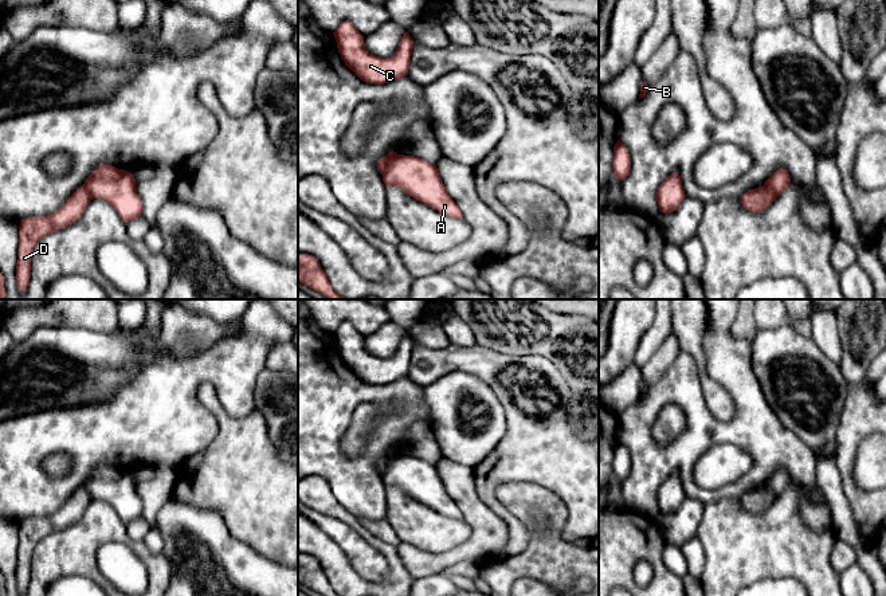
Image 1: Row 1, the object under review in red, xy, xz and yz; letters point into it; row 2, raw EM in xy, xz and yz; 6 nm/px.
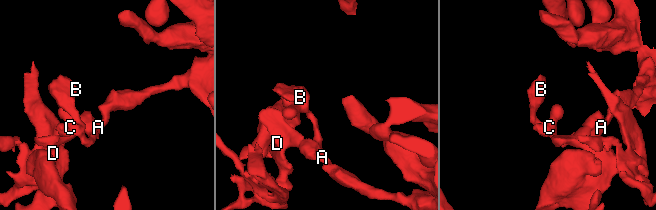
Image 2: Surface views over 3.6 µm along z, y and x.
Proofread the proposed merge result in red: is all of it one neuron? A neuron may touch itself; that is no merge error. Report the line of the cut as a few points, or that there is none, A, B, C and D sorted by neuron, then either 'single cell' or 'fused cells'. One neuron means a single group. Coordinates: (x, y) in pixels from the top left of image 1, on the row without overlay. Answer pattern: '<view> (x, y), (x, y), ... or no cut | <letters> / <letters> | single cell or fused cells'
xz (396, 454), (383, 475) | A B C / D | fused cells

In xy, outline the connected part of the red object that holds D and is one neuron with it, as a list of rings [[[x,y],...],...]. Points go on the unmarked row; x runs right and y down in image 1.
[[[82,486],[52,515],[20,521],[16,564],[16,581],[20,592],[28,588],[32,554],[38,542],[78,521],[91,501],[90,493]]]

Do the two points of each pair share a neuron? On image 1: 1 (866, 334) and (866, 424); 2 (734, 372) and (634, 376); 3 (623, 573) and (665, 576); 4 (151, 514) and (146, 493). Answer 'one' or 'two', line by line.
1: two
2: two
3: one
4: one

